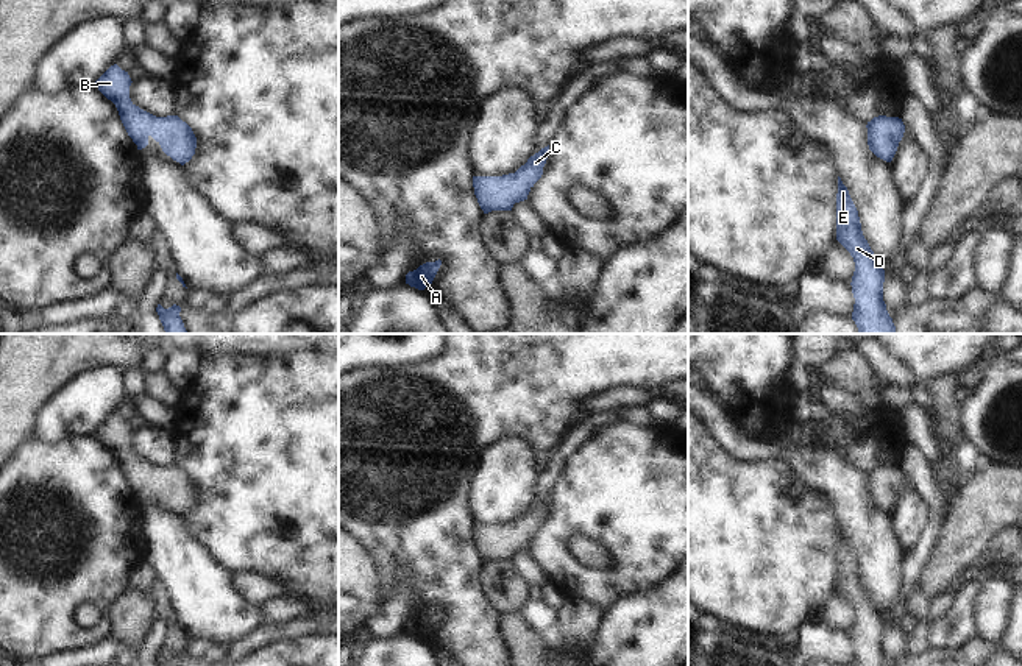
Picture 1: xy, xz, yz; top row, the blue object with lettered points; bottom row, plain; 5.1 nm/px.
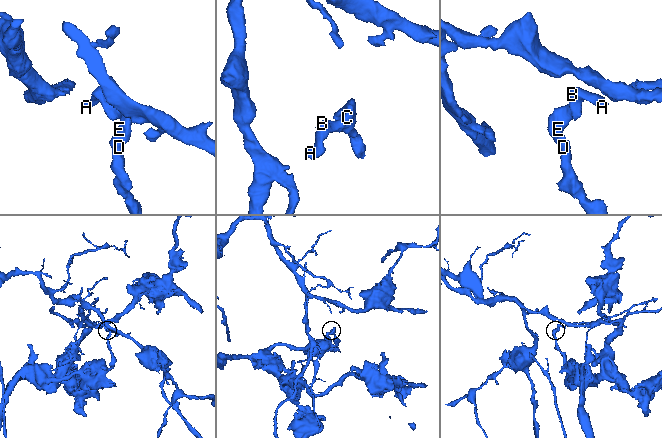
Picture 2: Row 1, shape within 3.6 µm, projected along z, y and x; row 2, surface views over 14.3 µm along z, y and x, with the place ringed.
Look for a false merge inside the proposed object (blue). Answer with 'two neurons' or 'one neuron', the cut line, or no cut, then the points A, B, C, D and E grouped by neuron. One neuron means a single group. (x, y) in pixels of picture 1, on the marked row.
one neuron; cut none; groups A B C D E

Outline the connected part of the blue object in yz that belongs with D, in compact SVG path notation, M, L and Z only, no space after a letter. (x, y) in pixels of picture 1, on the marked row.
M838 176L836 240L855 262L852 293L855 298L852 320L860 334L897 334L883 301L885 270L863 236L858 211L847 187Z

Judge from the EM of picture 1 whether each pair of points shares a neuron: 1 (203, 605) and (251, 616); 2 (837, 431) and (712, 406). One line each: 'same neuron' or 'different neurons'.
1: same neuron
2: different neurons

